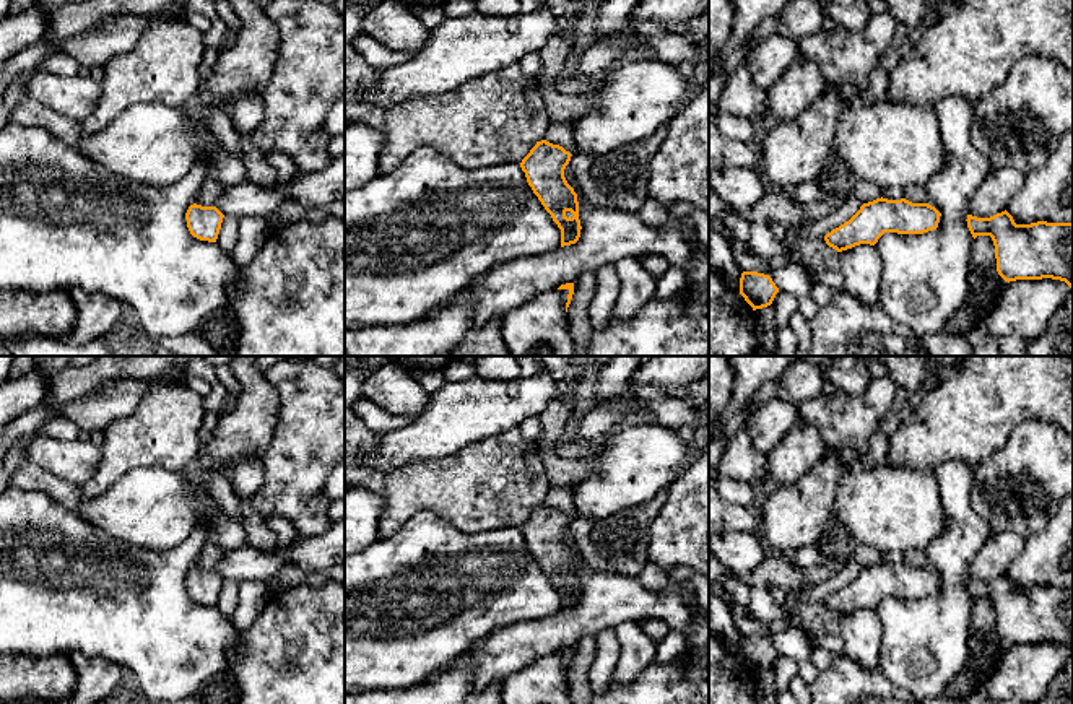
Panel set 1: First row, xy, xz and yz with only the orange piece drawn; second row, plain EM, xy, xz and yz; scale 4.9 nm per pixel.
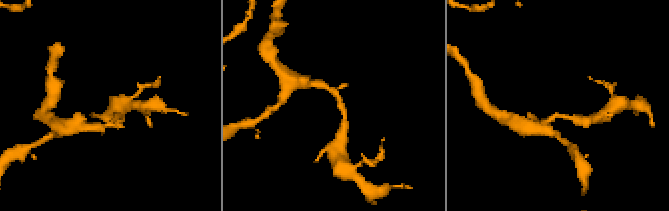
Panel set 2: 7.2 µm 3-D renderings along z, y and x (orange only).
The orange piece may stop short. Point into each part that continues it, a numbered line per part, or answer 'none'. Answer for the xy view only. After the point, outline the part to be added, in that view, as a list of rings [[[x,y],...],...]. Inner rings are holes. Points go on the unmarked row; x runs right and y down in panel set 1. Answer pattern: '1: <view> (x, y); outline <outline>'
none

